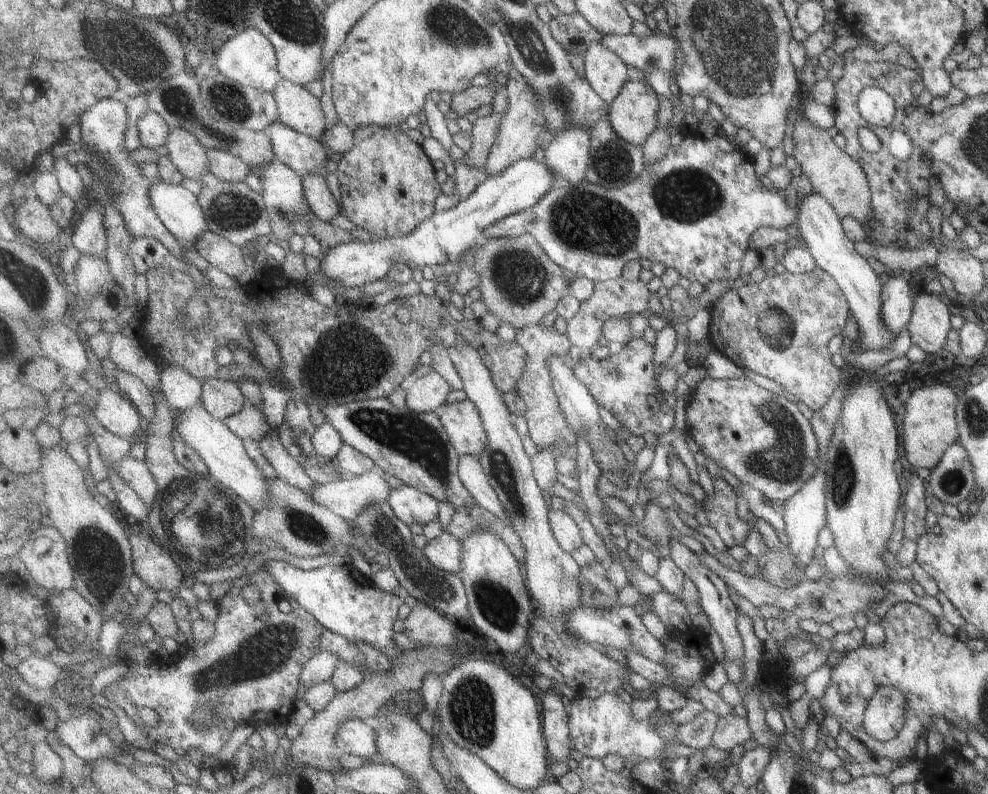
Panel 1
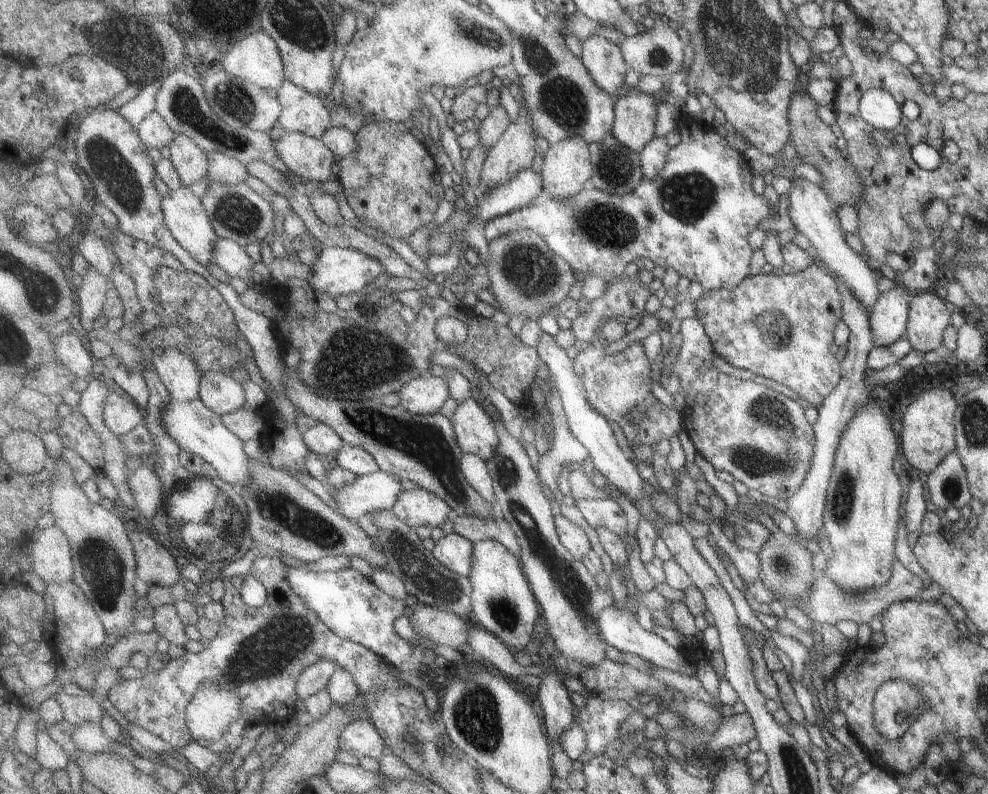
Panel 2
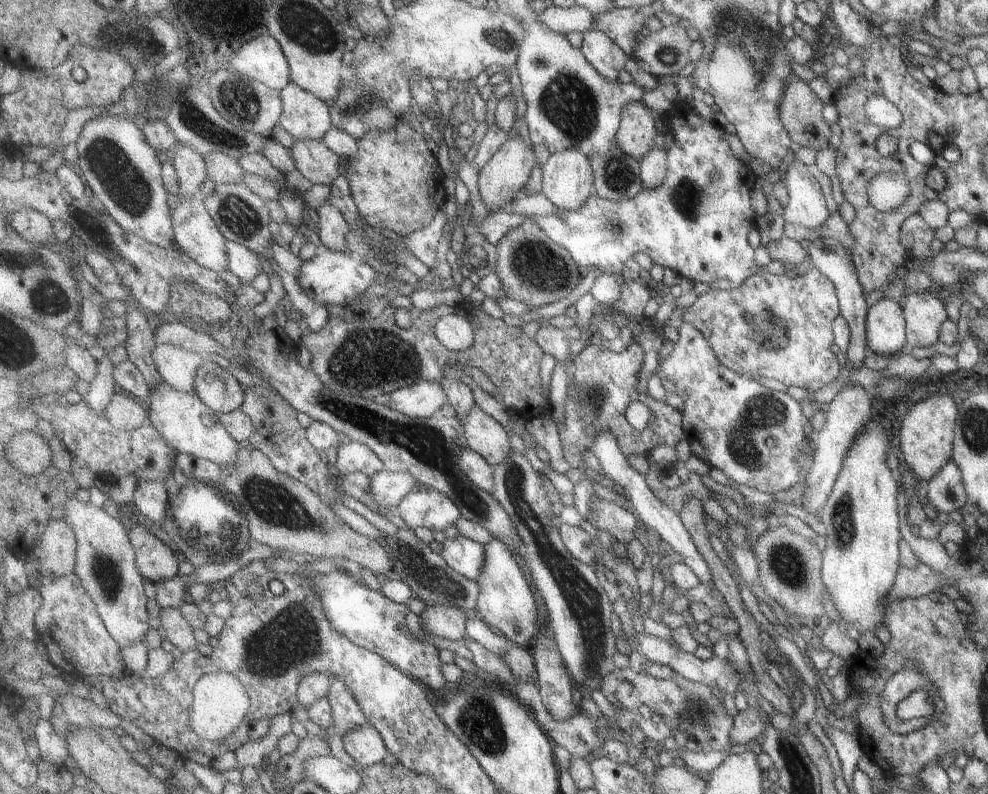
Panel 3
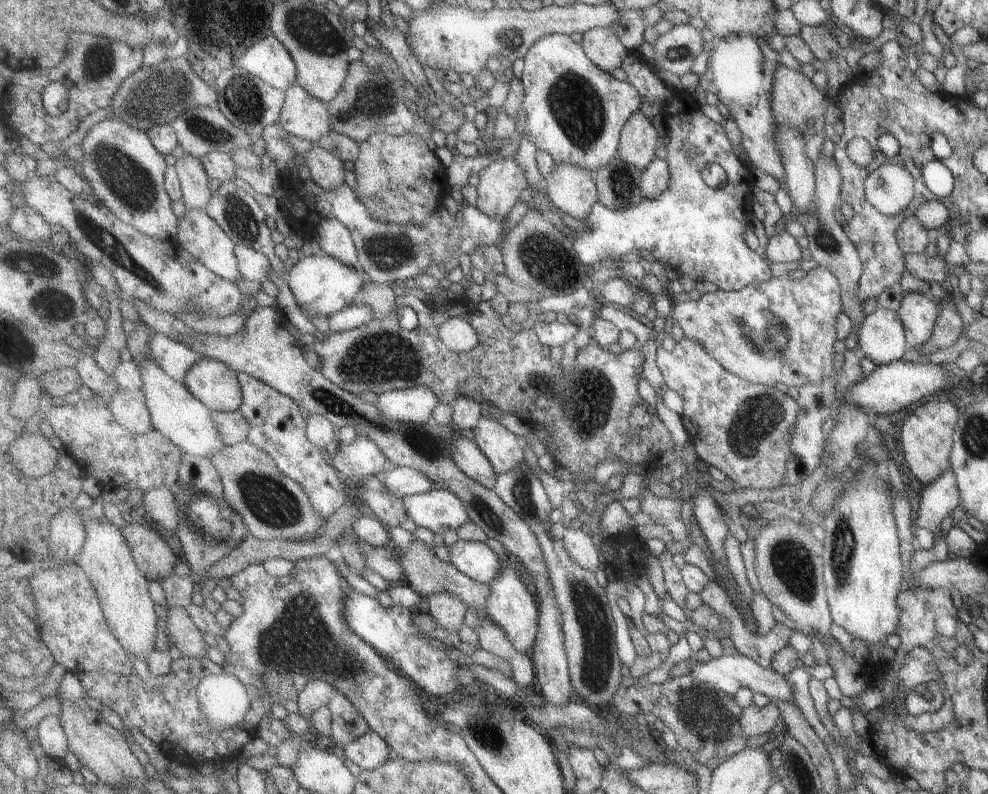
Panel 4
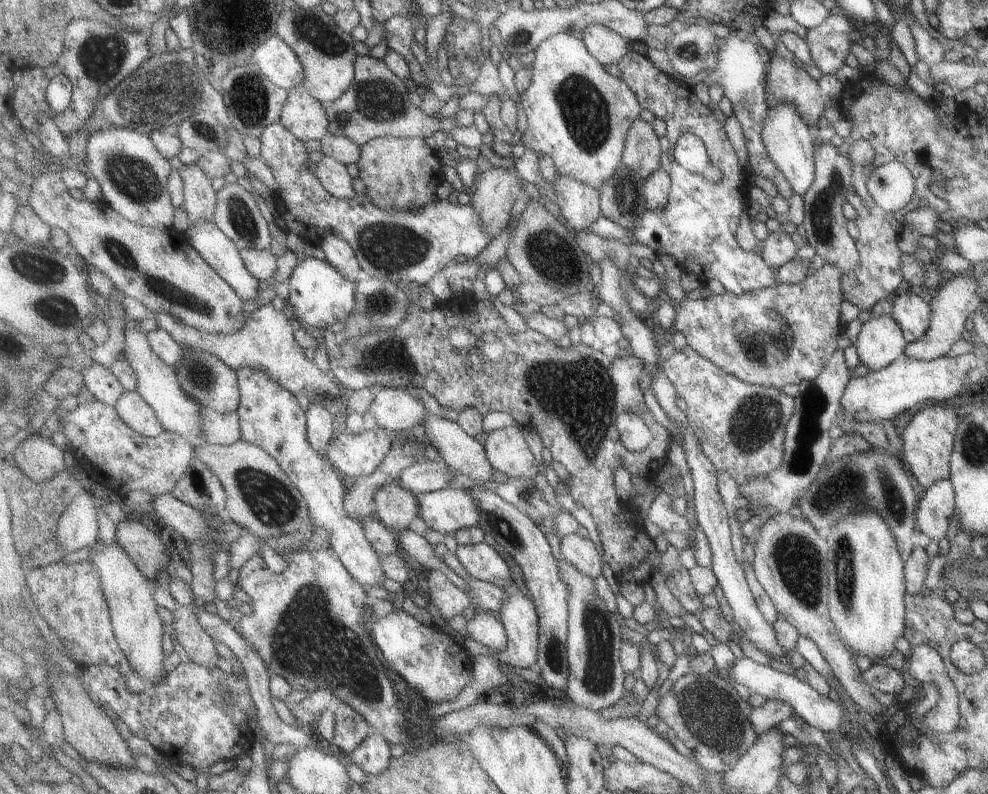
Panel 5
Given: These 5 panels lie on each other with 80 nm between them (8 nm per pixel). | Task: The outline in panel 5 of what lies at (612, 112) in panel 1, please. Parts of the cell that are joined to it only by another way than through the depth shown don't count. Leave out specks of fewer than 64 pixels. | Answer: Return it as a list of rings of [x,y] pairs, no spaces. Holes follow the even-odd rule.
[[[640,118],[633,123],[628,132],[624,152],[624,165],[637,171],[644,182],[661,168],[661,144],[653,130],[653,124]]]

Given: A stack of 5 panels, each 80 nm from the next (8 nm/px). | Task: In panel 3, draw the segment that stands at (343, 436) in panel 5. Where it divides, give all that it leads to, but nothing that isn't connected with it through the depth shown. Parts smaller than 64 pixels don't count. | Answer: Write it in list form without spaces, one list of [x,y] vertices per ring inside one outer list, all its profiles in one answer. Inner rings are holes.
[[[350,441],[337,447],[337,458],[333,468],[343,475],[360,472],[372,477],[384,469],[384,461],[366,444]]]

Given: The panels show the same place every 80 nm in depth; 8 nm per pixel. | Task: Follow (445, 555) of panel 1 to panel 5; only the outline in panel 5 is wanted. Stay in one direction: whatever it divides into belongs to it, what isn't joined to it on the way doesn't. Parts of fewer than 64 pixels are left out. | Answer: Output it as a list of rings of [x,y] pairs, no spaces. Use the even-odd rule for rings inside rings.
[[[483,542],[457,547],[455,554],[472,577],[503,588],[515,587],[511,568],[493,546]]]

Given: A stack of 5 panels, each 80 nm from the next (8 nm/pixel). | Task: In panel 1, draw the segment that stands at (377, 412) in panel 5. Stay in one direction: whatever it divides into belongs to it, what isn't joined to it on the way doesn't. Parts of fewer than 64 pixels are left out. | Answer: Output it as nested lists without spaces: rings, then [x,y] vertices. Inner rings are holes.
[[[433,369],[406,390],[406,406],[414,412],[435,413],[437,408],[448,401],[452,390],[449,380]]]

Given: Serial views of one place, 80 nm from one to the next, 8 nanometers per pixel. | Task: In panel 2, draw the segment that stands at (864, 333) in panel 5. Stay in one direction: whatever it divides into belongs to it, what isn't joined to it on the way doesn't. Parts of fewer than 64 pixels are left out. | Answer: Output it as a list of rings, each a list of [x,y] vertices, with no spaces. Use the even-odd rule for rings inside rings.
[[[894,282],[893,288],[878,294],[875,310],[871,310],[870,324],[874,344],[879,348],[893,344],[904,336],[908,322],[910,293]]]

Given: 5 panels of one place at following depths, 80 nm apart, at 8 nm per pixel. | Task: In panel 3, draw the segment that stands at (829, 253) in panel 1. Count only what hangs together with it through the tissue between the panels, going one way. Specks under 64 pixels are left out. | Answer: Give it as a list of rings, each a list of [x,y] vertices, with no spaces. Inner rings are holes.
[[[798,159],[786,166],[786,188],[788,190],[788,203],[782,213],[783,218],[787,223],[797,223],[806,226],[807,228],[815,230],[815,234],[819,232],[819,227],[827,222],[829,208],[823,196],[823,188],[819,184],[819,180],[813,175],[813,167],[805,165]]]

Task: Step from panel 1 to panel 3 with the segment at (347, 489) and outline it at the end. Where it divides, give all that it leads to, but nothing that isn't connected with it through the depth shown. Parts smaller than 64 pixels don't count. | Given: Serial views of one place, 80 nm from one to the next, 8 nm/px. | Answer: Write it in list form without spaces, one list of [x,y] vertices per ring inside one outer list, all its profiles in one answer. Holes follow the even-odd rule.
[[[384,468],[371,477],[368,493],[374,501],[391,509],[409,493],[417,491],[419,483],[412,474],[393,472]]]

